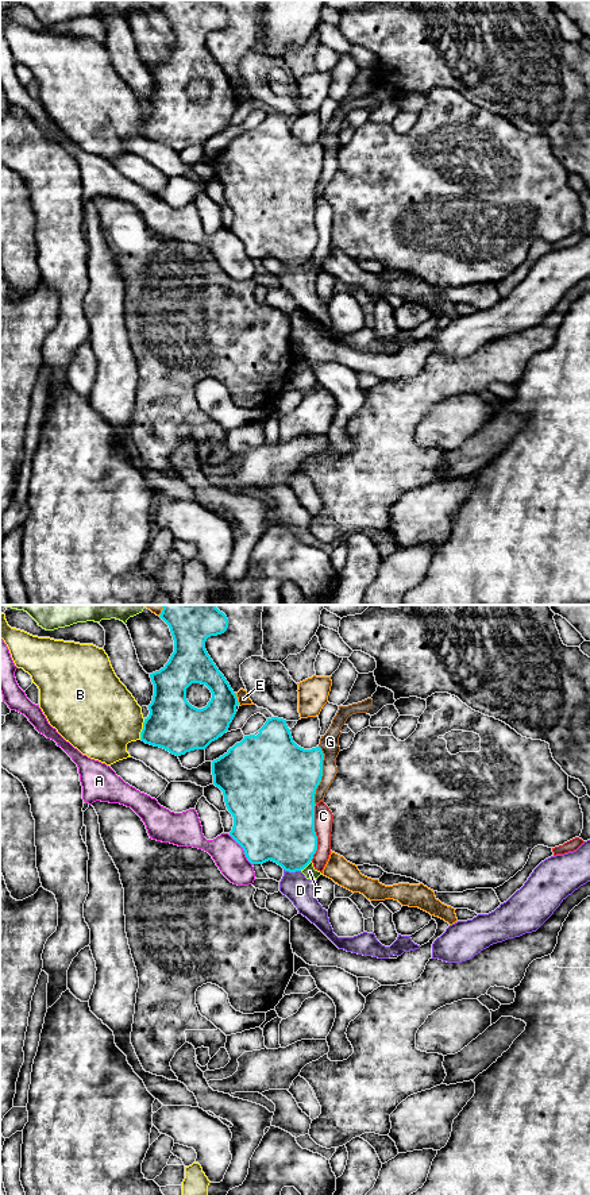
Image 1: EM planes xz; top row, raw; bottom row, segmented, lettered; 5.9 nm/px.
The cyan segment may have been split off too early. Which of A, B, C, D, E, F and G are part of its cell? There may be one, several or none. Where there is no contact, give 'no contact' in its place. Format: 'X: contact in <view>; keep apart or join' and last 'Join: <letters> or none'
A: contact in xz; keep apart
B: contact in xz; keep apart
C: contact in xz; keep apart
D: contact in xz; keep apart
E: contact in xz; keep apart
F: contact in xz; keep apart
G: contact in xz; keep apart
Join: none

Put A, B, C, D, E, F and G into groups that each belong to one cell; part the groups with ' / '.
A / B / C / D F / E / G

